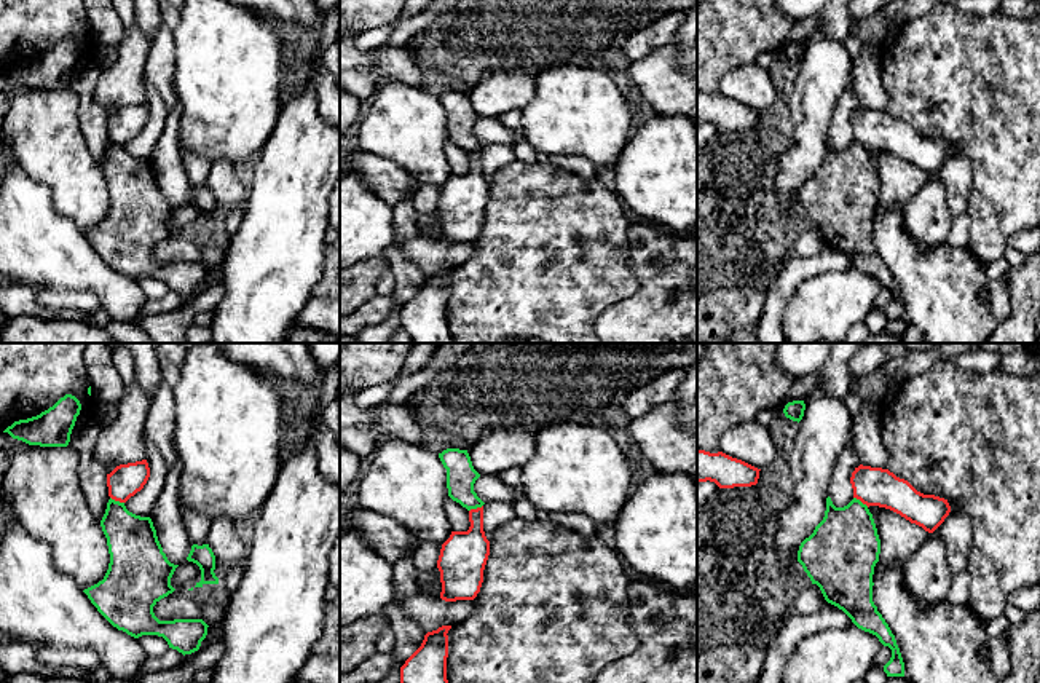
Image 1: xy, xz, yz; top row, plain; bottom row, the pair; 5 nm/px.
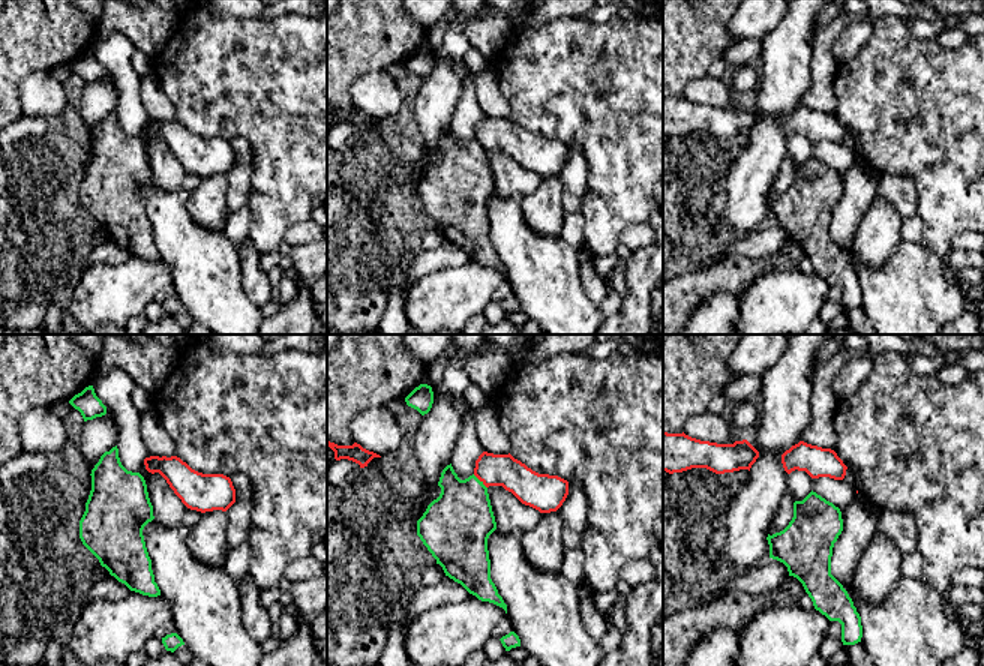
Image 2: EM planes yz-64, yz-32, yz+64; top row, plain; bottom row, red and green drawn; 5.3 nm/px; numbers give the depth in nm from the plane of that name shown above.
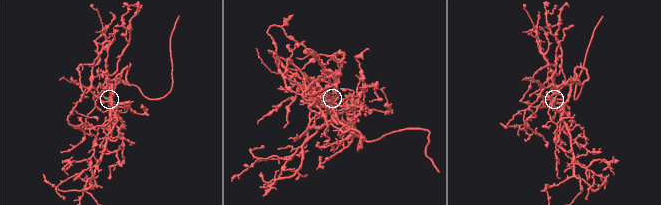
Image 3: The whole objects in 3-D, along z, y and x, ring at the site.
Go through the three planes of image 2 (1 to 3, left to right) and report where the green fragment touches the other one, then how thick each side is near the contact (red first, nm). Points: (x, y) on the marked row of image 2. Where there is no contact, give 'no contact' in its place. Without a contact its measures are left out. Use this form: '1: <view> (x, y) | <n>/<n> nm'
1: no contact
2: yz-32 (480, 480) | 180/360 nm
3: no contact

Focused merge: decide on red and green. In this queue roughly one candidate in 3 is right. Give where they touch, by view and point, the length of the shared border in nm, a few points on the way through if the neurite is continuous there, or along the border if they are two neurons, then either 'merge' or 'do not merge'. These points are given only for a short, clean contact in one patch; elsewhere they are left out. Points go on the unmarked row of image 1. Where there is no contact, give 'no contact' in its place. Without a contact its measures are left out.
contact yz (862, 144); length 90 nm; border yz (854, 139), (868, 149); do not merge

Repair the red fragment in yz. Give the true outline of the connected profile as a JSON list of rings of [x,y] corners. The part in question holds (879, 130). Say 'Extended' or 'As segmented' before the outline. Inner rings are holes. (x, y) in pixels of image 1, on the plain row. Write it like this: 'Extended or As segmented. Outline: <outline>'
As segmented. Outline: [[[860,107],[852,115],[850,126],[853,140],[868,150],[890,152],[928,176],[933,176],[951,155],[947,142],[917,134],[888,112]]]

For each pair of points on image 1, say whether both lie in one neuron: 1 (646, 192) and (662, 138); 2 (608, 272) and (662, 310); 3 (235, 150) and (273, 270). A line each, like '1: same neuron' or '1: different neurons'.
1: same neuron
2: different neurons
3: different neurons

